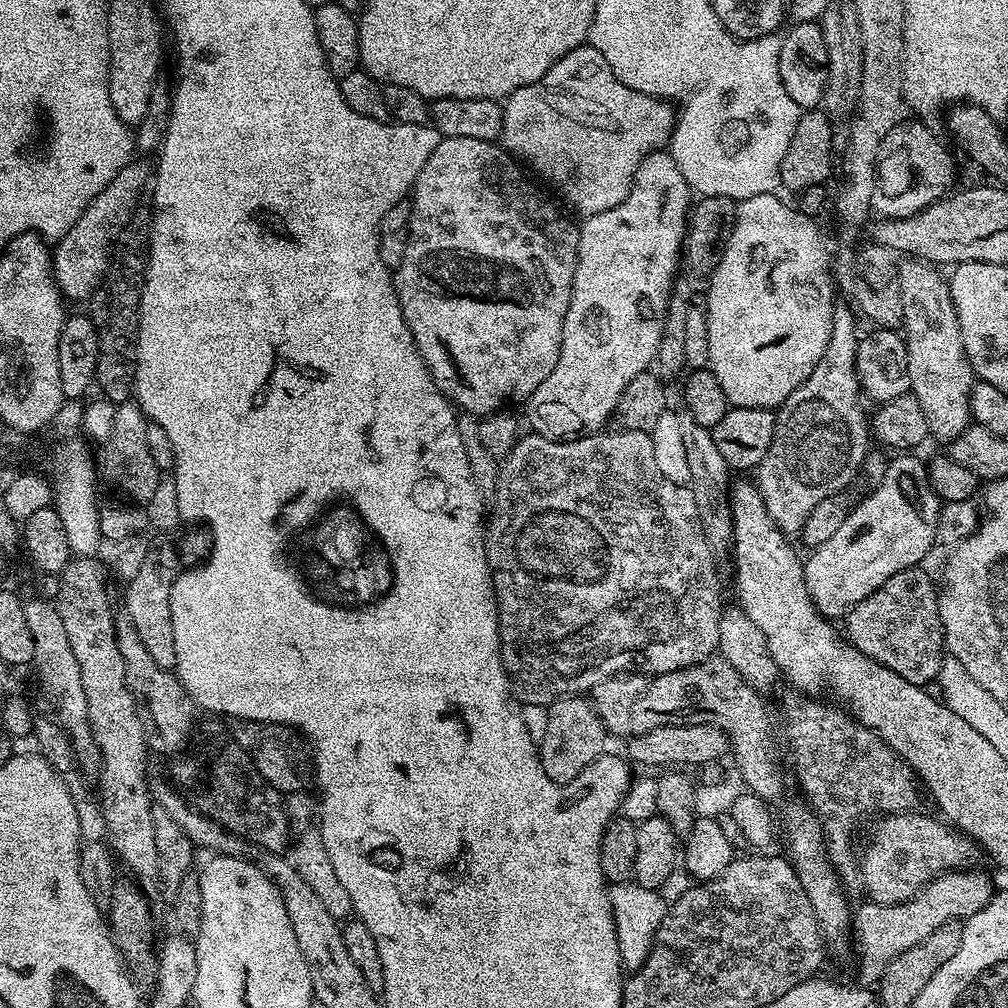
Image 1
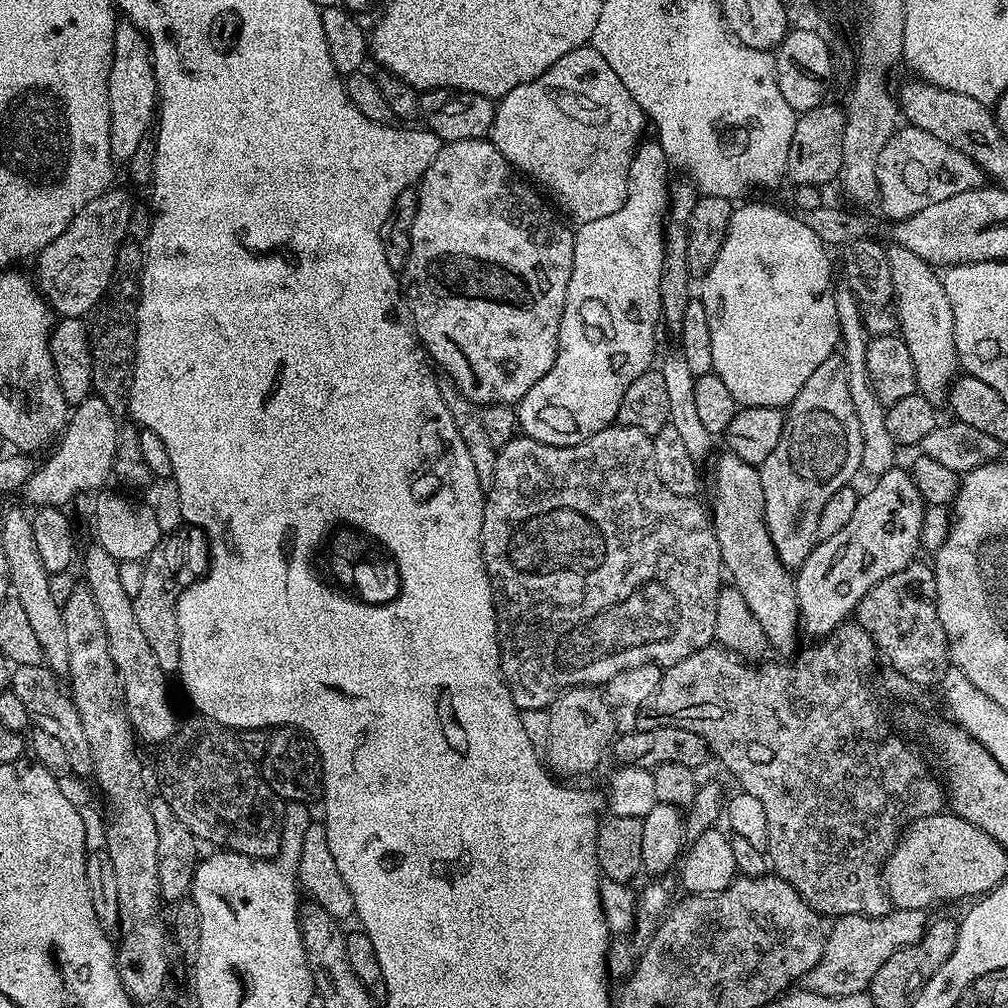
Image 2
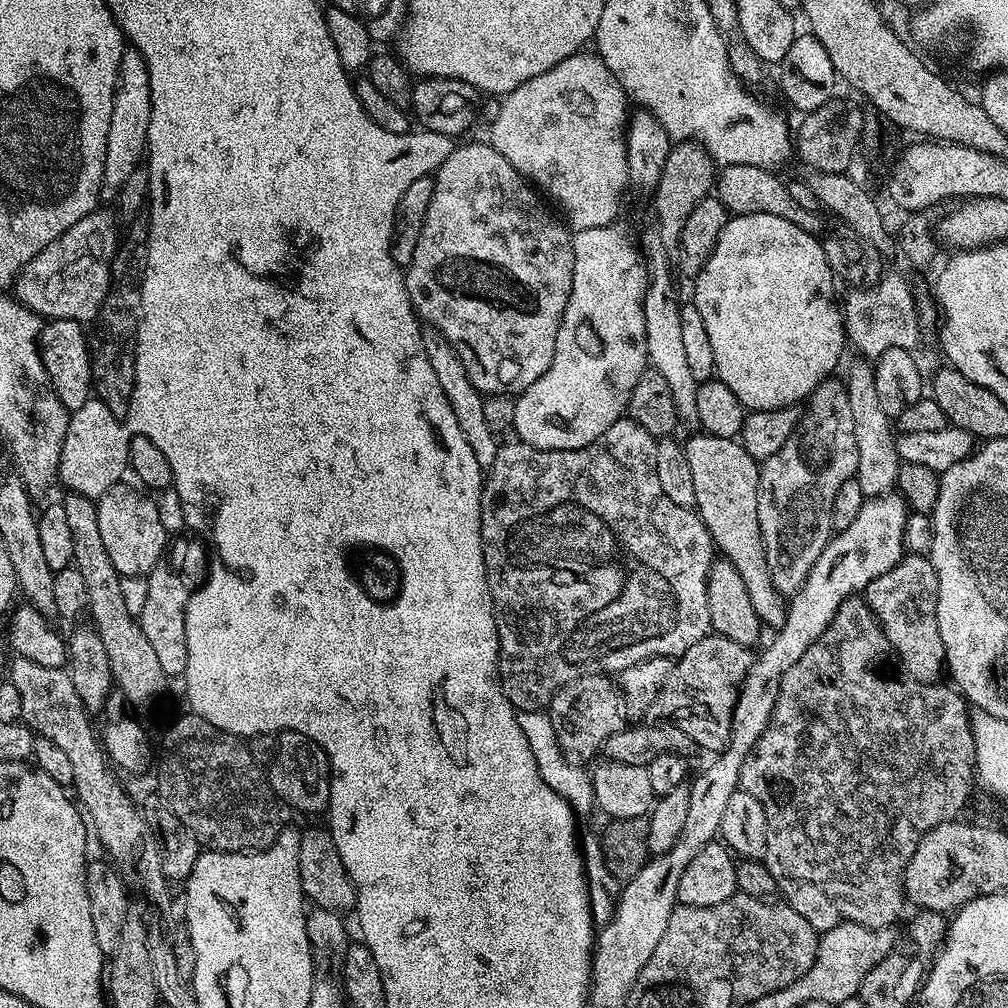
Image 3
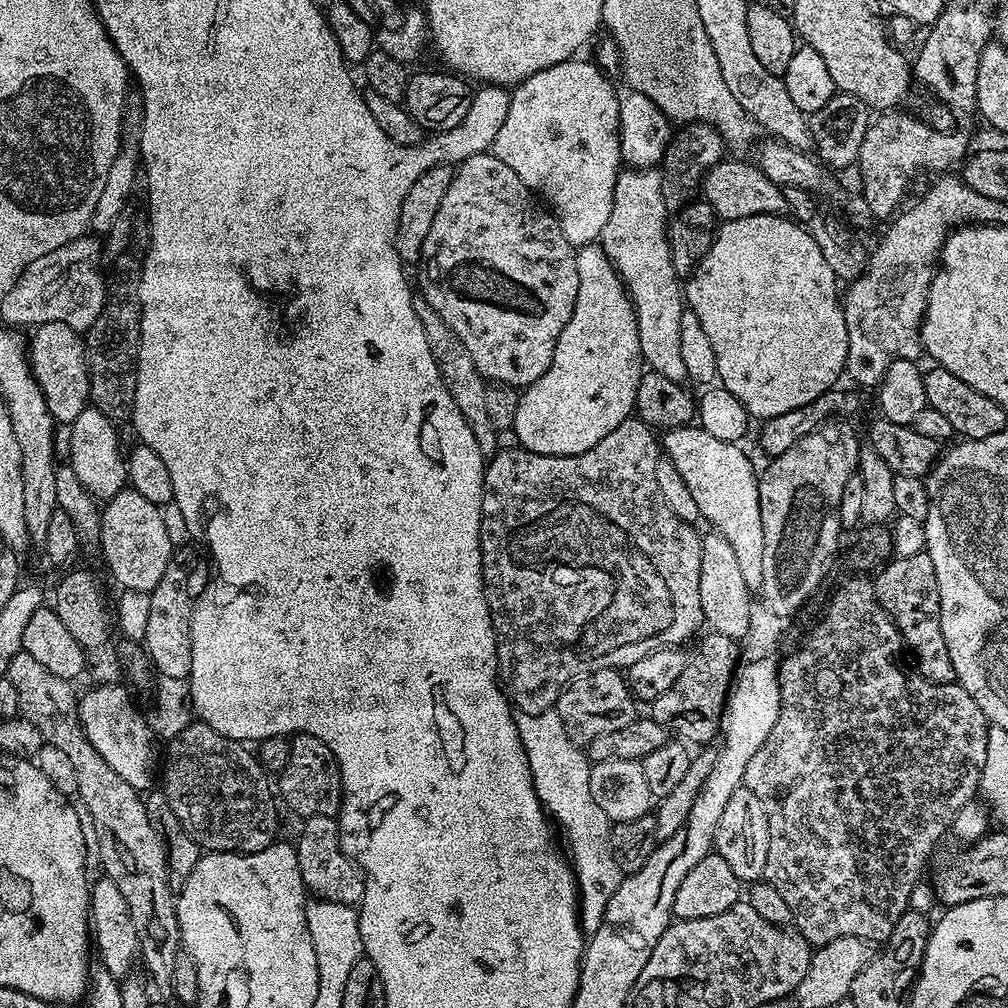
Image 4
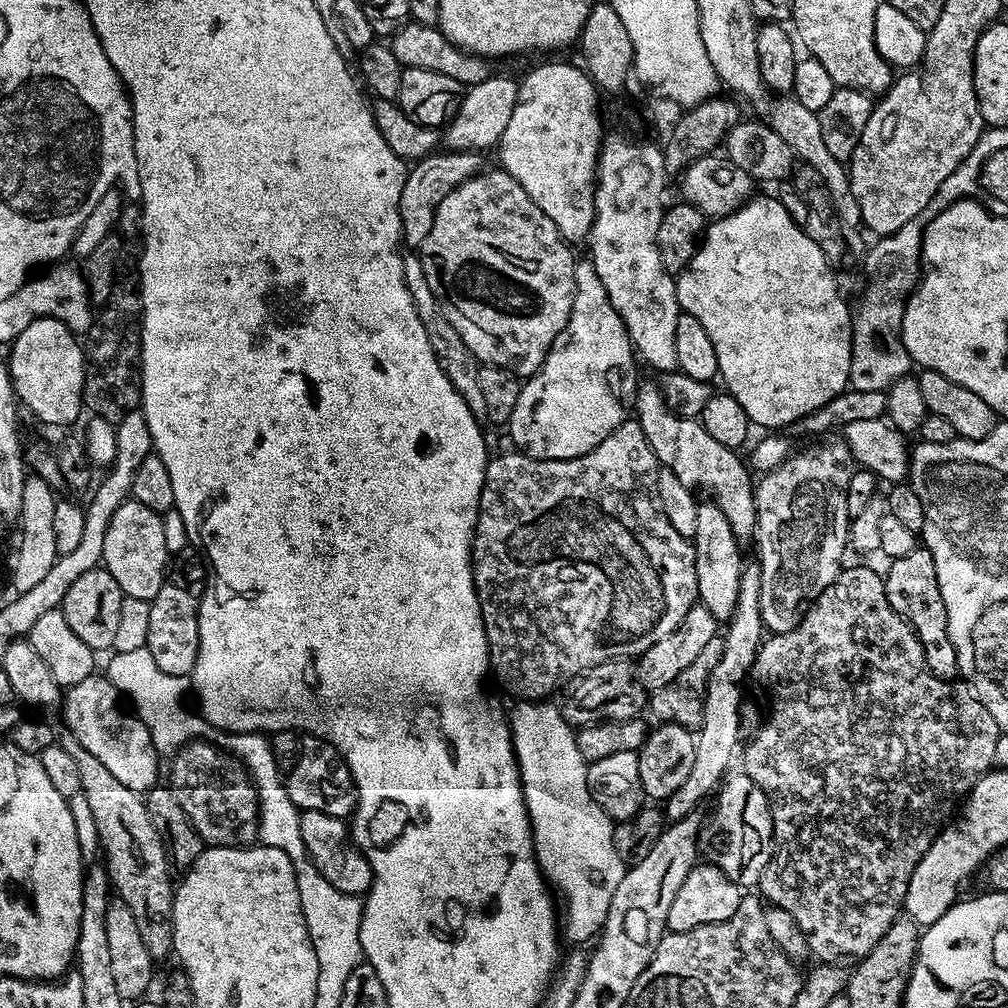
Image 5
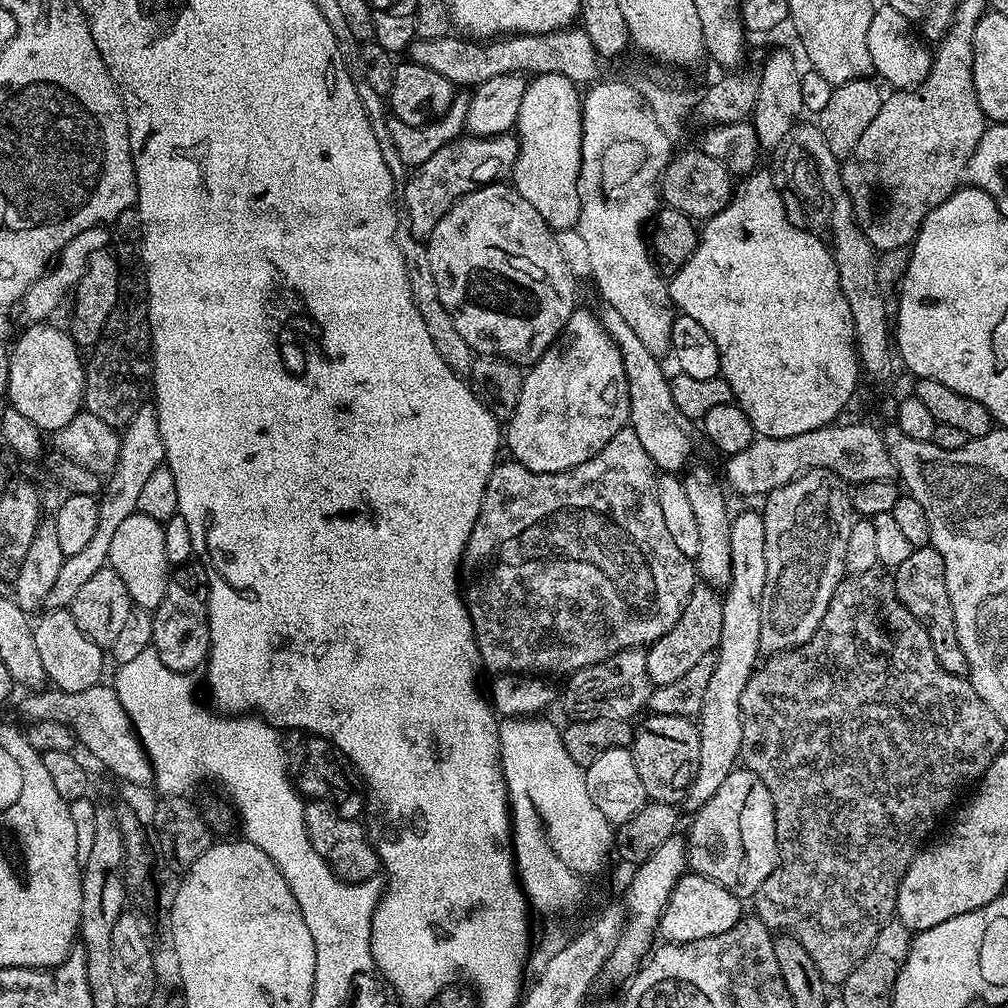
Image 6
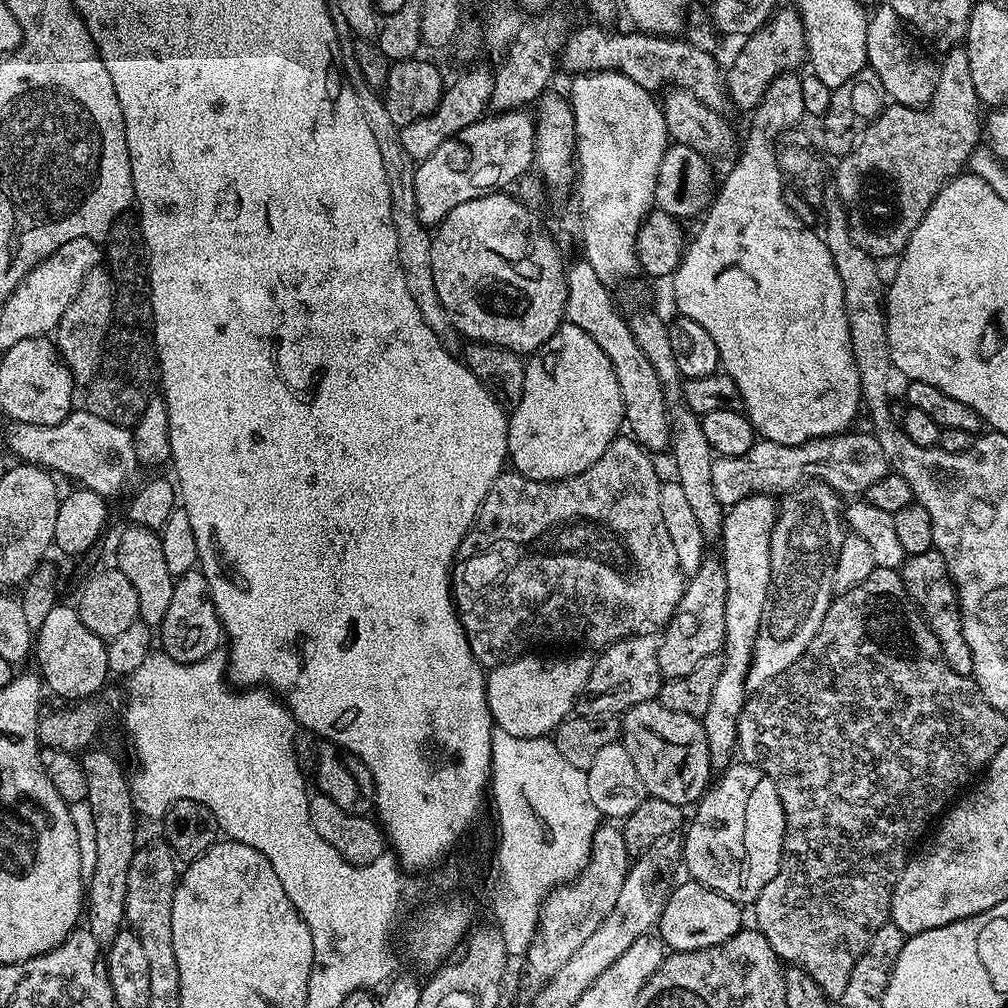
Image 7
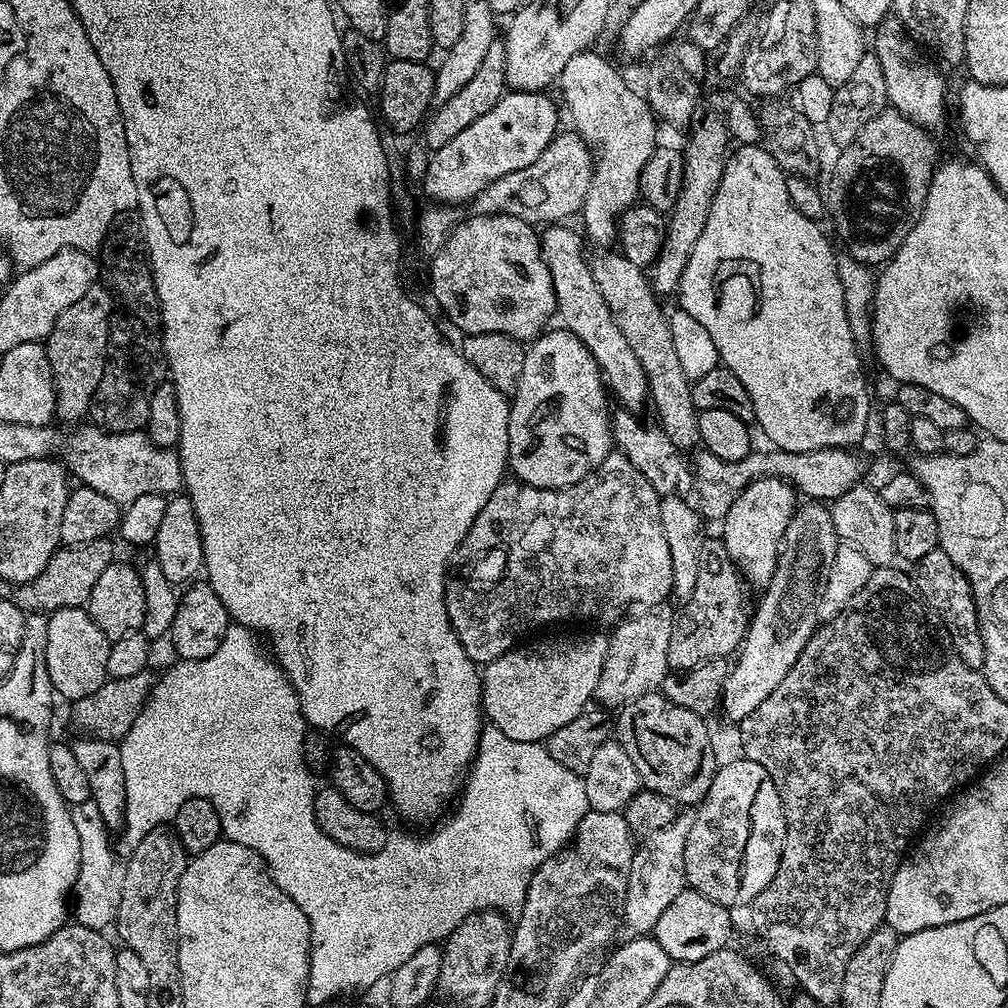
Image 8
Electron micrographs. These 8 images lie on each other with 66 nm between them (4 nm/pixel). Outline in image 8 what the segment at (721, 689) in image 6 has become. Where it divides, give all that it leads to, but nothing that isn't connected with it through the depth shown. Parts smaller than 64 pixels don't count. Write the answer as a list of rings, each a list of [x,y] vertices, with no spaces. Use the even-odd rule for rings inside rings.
[[[767,476],[761,480],[750,482],[738,498],[734,498],[734,506],[724,515],[722,539],[726,546],[726,554],[736,564],[736,571],[744,577],[749,585],[767,586],[776,569],[780,550],[786,534],[786,526],[790,526],[790,518],[798,507],[797,489],[786,480],[777,476]]]

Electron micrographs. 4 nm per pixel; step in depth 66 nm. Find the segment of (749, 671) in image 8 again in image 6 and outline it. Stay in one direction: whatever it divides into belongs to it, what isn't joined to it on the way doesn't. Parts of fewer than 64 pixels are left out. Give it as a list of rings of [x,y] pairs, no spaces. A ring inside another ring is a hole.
[[[813,468],[784,486],[769,492],[763,501],[766,530],[766,586],[762,594],[760,646],[765,653],[787,652],[805,644],[817,629],[830,606],[830,598],[846,576],[846,542],[854,521],[852,497],[845,481],[825,468]]]

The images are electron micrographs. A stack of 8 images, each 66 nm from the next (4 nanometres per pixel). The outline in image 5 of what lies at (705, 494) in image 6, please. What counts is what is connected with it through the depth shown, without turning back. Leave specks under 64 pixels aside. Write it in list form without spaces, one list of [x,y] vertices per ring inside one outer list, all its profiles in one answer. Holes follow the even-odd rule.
[[[711,502],[698,503],[696,528],[690,539],[694,550],[694,570],[698,578],[699,603],[704,604],[710,614],[714,614],[716,621],[727,622],[738,606],[740,575],[746,566],[746,560],[740,557],[741,541],[737,540],[734,530],[730,530],[726,514],[722,514],[722,510],[718,510],[718,506]]]

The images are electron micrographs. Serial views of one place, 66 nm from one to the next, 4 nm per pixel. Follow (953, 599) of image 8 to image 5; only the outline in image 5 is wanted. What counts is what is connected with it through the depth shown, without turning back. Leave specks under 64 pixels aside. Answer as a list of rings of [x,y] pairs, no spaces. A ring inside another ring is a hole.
[[[918,546],[910,554],[891,561],[887,566],[889,567],[888,572],[883,573],[883,578],[886,598],[890,602],[890,606],[894,606],[894,610],[898,610],[898,614],[902,614],[905,622],[911,628],[916,629],[918,638],[924,647],[928,669],[944,680],[955,681],[960,667],[954,650],[954,642],[950,642],[946,606],[942,602],[942,590],[938,590],[938,578],[930,550]]]

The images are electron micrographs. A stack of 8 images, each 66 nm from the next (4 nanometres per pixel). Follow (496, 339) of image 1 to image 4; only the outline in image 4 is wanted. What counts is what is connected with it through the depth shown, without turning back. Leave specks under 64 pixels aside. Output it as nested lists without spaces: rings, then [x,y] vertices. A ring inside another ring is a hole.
[[[491,151],[466,158],[453,171],[450,186],[442,198],[442,206],[438,206],[438,214],[434,214],[434,223],[430,225],[430,234],[426,234],[426,242],[420,251],[419,268],[419,295],[424,296],[426,302],[430,302],[430,306],[434,306],[434,310],[438,310],[442,322],[446,322],[446,326],[450,326],[450,330],[454,330],[454,334],[458,334],[458,338],[462,338],[462,346],[466,346],[466,350],[470,350],[470,358],[474,358],[474,366],[478,366],[478,374],[482,374],[485,381],[493,384],[509,384],[514,389],[523,390],[538,378],[542,378],[542,374],[546,374],[546,370],[554,358],[554,346],[558,342],[566,322],[570,322],[570,314],[574,314],[574,302],[578,298],[576,249],[570,242],[566,242],[566,234],[562,234],[555,215],[537,199],[531,188],[524,185],[522,178],[518,178],[518,174],[514,174],[514,170],[510,170],[510,166],[506,166],[506,162],[502,162],[497,156],[492,155]]]

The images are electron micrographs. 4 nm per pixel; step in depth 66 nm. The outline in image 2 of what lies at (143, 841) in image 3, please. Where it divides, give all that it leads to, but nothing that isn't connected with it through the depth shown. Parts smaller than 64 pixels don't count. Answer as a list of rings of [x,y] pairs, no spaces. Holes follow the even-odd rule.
[[[17,664],[12,668],[10,691],[18,694],[18,698],[26,706],[26,714],[29,721],[36,728],[46,730],[46,734],[58,738],[62,742],[67,756],[70,758],[70,773],[75,776],[93,775],[92,755],[90,754],[90,742],[86,742],[86,730],[82,730],[82,718],[78,718],[76,703],[72,701],[69,689],[62,683],[57,673],[50,671],[44,664],[26,666]]]

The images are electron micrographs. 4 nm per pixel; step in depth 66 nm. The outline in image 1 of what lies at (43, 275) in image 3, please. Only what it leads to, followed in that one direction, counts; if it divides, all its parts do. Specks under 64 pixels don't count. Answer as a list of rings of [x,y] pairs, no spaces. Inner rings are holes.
[[[130,162],[118,174],[114,174],[114,182],[102,190],[99,200],[96,200],[92,208],[88,209],[88,215],[84,216],[80,224],[77,224],[66,241],[57,240],[52,252],[52,277],[60,287],[60,294],[65,301],[87,301],[92,293],[100,287],[103,281],[103,271],[107,268],[105,256],[108,251],[108,240],[115,236],[116,229],[120,228],[128,219],[128,213],[132,211],[137,194],[142,194],[149,187],[154,172],[151,167],[144,164]]]

